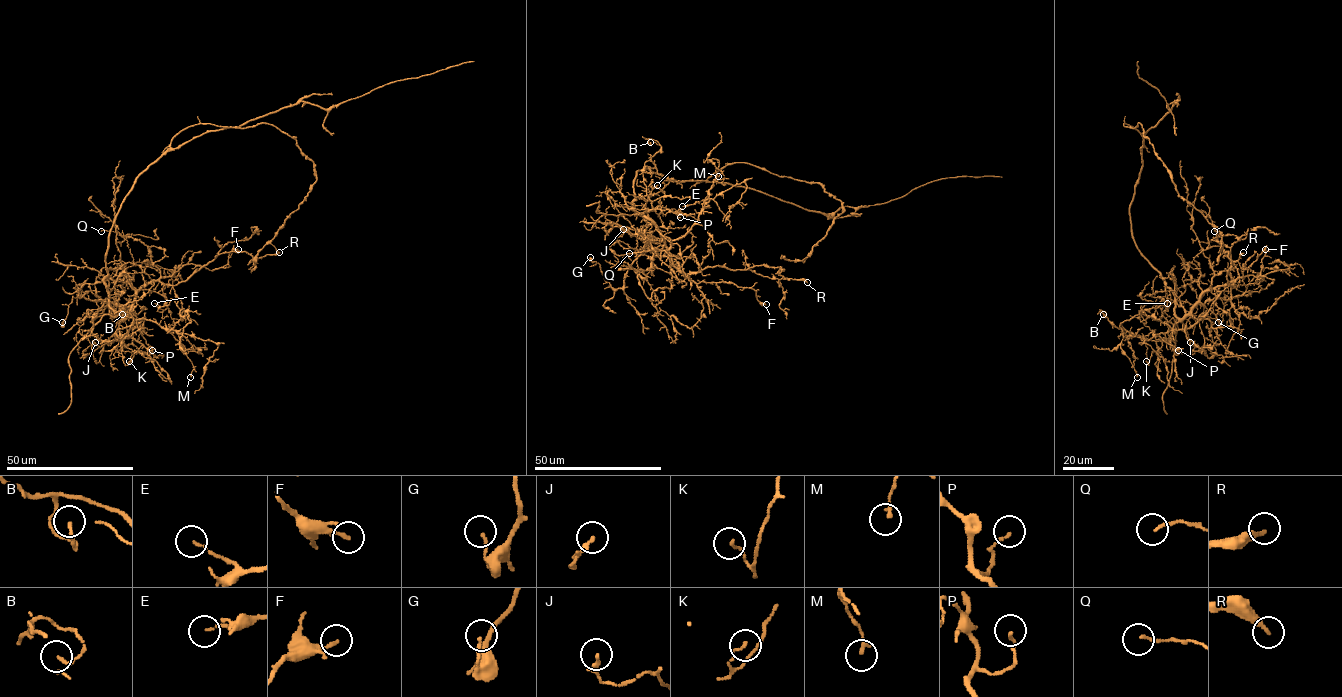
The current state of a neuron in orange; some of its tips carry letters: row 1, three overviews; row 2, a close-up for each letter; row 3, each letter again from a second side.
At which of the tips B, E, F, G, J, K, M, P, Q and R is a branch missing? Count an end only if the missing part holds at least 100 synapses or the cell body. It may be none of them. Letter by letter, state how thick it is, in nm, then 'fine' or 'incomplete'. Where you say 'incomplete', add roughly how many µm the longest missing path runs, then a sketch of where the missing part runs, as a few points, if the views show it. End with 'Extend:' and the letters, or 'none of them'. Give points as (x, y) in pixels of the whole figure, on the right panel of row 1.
B: 140 nm thick; fine
E: 110 nm thick; fine
F: 220 nm thick; fine
G: 130 nm thick; fine
J: 180 nm thick; fine
K: 120 nm thick; fine
M: 160 nm thick; fine
P: 110 nm thick; fine
Q: 130 nm thick; fine
R: 240 nm thick; fine
Extend: none of them

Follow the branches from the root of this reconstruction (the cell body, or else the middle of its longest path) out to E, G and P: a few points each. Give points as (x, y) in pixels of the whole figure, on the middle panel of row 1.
E: (660, 174), (649, 169), (636, 172), (634, 210), (663, 235), (676, 240), (698, 219), (709, 193), (682, 206)
G: (660, 174), (649, 169), (636, 172), (632, 204), (662, 240), (646, 245), (623, 286), (614, 289), (590, 257)
P: (660, 174), (649, 169), (636, 172), (634, 210), (648, 217), (650, 209), (670, 209), (680, 217)

